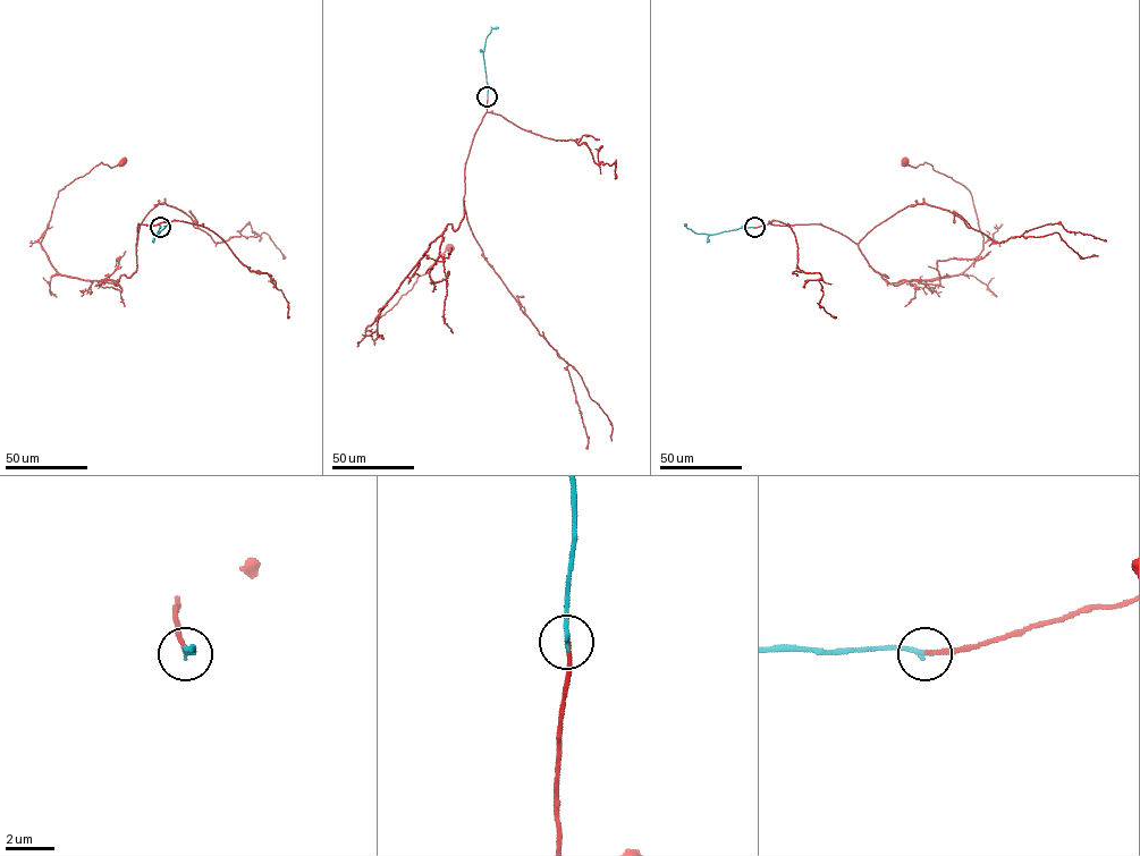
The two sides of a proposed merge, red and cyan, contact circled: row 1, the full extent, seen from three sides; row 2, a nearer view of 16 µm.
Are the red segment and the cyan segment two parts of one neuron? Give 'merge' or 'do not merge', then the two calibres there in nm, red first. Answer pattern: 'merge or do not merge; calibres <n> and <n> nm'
merge; calibres 170 and 190 nm

